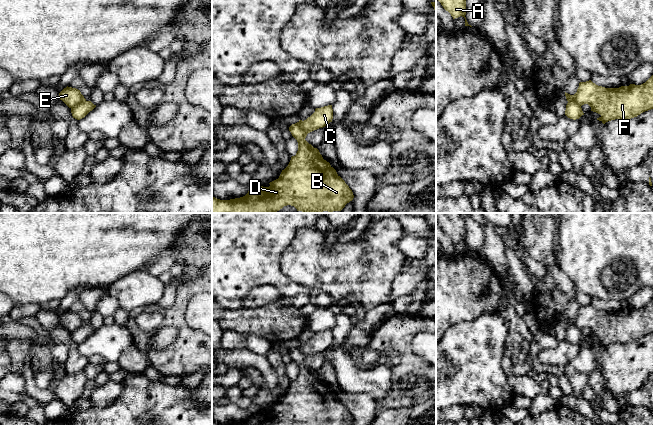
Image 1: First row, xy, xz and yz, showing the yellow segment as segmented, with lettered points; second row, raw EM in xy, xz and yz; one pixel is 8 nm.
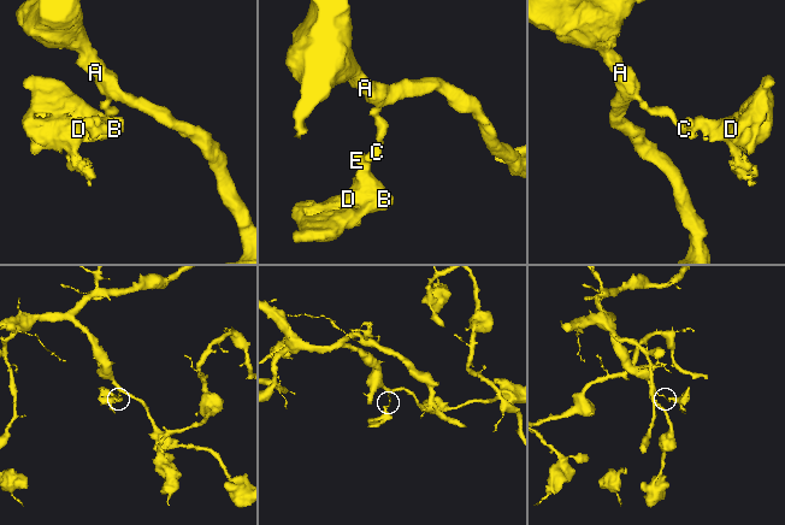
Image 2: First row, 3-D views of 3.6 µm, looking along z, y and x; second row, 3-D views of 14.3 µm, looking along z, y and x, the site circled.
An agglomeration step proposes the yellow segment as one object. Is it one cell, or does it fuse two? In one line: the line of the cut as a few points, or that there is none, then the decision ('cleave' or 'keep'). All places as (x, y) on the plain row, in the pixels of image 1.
xy (85, 324), (71, 333) | cleave

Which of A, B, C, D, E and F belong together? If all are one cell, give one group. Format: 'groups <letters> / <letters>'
groups A C / B D E F

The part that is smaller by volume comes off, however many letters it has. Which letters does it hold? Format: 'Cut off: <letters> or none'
Cut off: B, D, E, F

